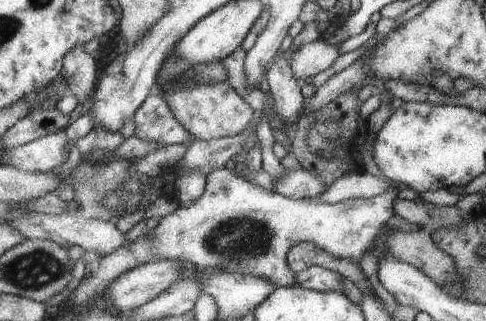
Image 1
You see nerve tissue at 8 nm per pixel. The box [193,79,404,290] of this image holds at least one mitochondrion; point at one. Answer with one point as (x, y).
(238, 241)

